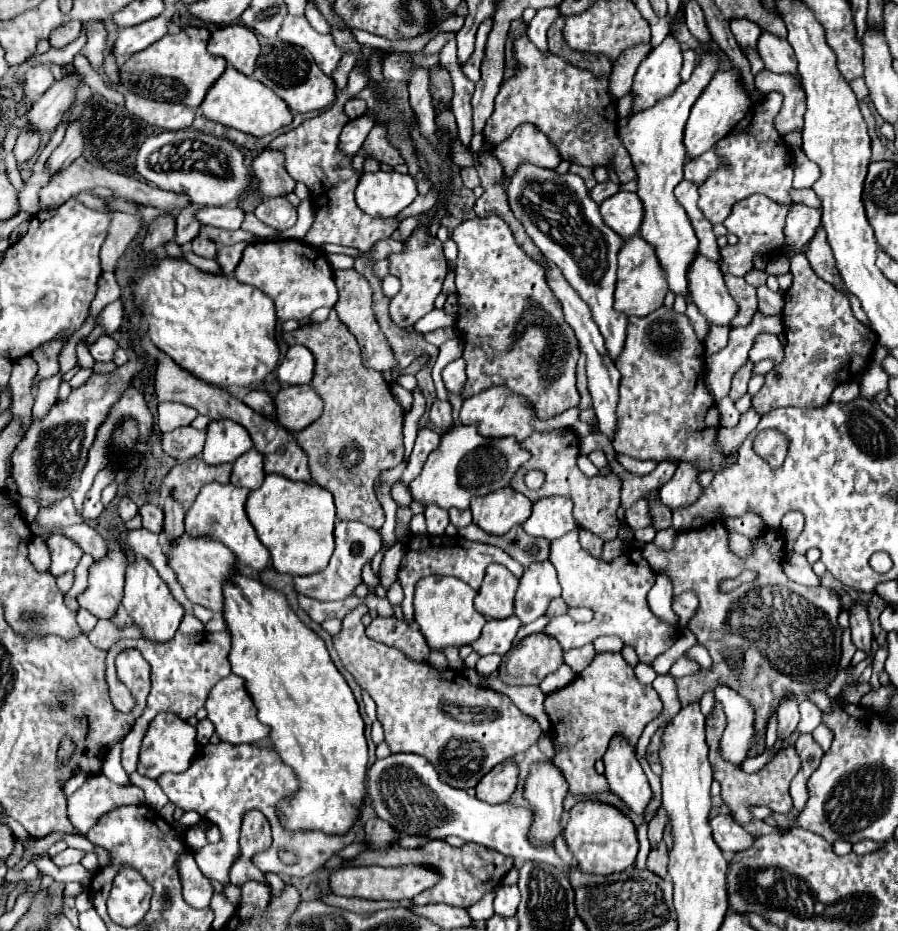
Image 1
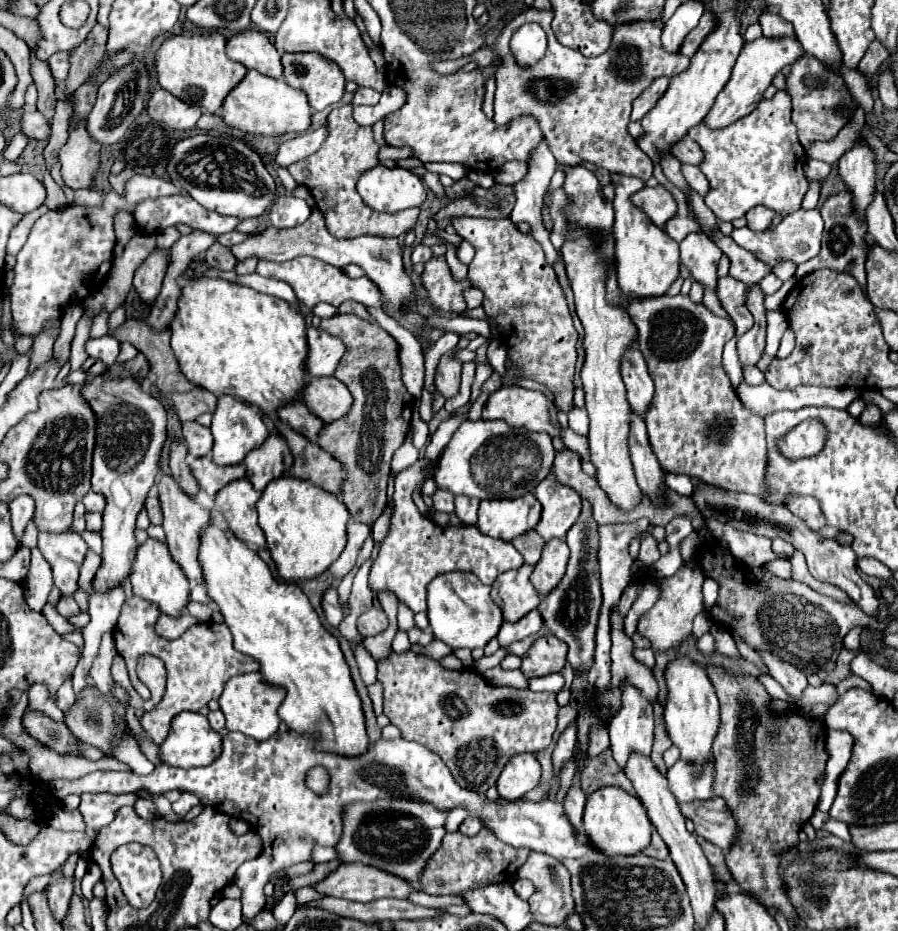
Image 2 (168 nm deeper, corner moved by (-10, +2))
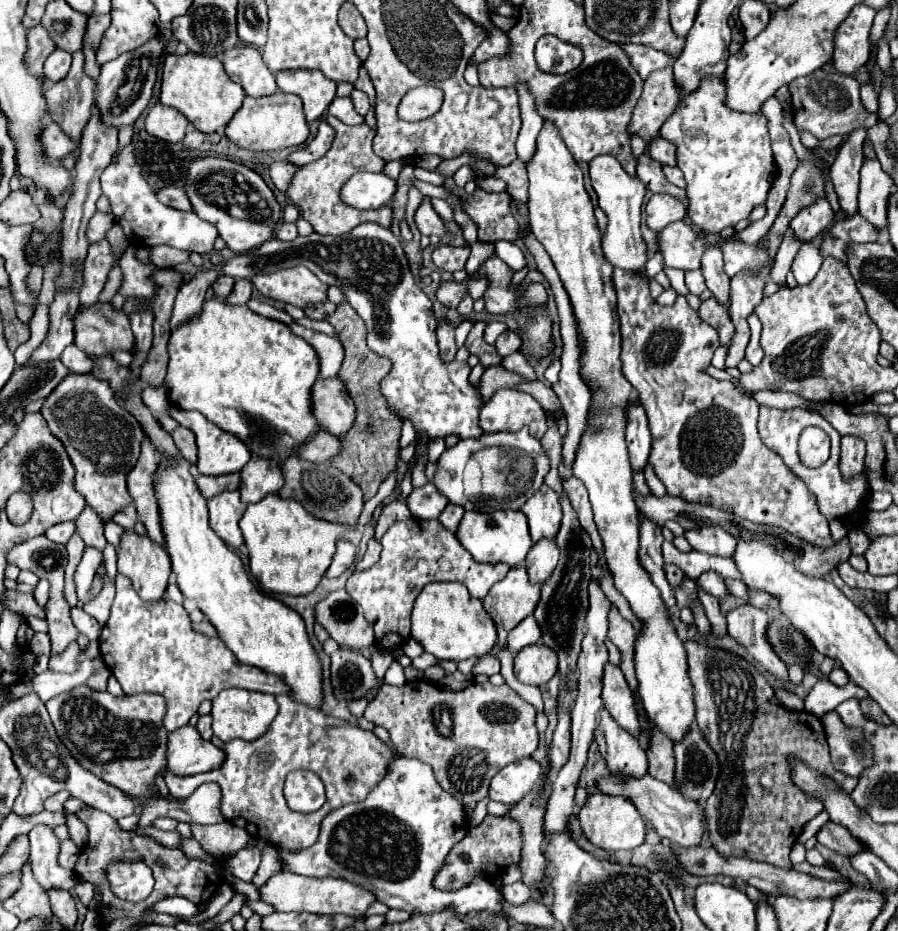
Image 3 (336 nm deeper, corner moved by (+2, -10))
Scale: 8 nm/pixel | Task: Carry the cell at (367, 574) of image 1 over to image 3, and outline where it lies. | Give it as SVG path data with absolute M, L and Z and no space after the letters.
M427 680L407 682L403 686L383 684L381 692L369 702L365 710L365 718L371 720L375 726L383 726L389 732L391 742L399 752L405 752L405 756L413 756L429 764L441 788L445 788L463 806L483 800L487 796L491 778L501 768L505 768L515 760L527 758L535 752L539 742L539 734L535 728L535 714L537 714L535 708L507 684L503 686L493 686L491 682L469 684L459 692L445 692L443 688L437 688Z

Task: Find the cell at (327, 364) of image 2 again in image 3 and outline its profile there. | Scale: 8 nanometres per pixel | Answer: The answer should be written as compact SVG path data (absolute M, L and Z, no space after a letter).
M291 324L291 332L303 340L307 340L317 356L319 356L319 362L321 362L321 370L319 370L319 376L321 378L333 378L337 376L339 372L339 366L343 362L343 344L333 338L333 336L327 336L327 334L321 334L321 332L315 332L311 328L305 328L301 324Z

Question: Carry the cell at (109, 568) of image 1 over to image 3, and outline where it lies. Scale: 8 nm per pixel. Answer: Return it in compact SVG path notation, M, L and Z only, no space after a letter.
M69 372L45 398L41 414L47 420L51 434L63 442L69 454L75 468L75 490L101 516L101 520L111 520L113 512L133 504L125 476L137 462L143 428L131 412L119 406L107 380L97 380L93 374Z

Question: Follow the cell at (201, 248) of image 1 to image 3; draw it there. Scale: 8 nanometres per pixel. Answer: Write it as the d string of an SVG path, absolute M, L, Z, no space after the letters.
M219 276L217 282L213 284L213 290L215 290L215 294L217 294L221 300L225 300L225 298L229 296L229 292L233 290L233 284L235 284L235 280L233 280L231 276Z

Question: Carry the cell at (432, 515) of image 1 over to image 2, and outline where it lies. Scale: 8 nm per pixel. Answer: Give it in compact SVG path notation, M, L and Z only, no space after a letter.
M435 492L433 494L433 508L437 512L445 512L445 514L453 514L455 508L453 508L453 496L449 496L449 492Z

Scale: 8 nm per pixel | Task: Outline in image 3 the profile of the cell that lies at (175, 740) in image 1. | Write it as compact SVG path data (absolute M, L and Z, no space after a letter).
M183 726L169 734L169 772L193 776L219 768L225 762L225 752L213 742L203 740L195 726Z

